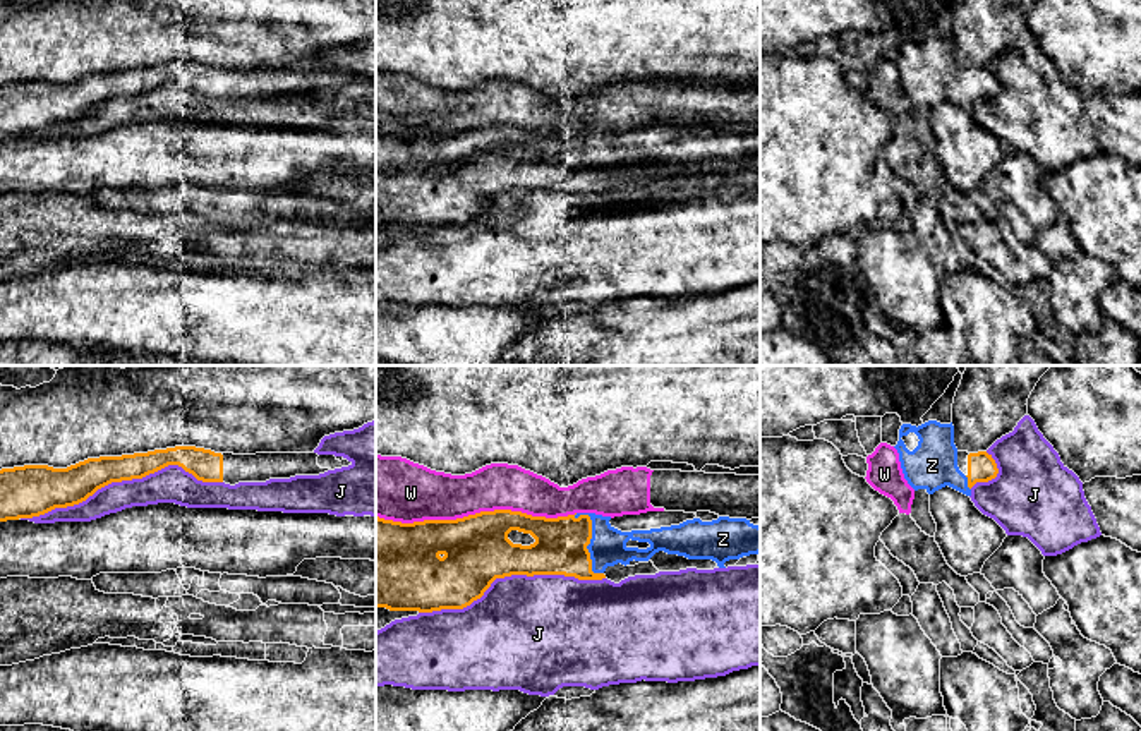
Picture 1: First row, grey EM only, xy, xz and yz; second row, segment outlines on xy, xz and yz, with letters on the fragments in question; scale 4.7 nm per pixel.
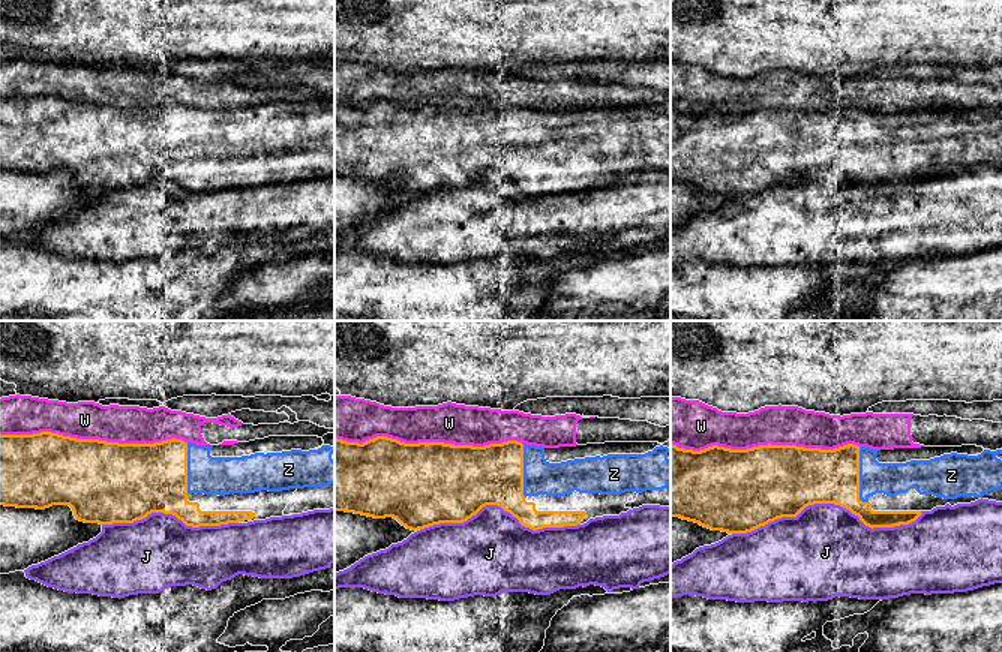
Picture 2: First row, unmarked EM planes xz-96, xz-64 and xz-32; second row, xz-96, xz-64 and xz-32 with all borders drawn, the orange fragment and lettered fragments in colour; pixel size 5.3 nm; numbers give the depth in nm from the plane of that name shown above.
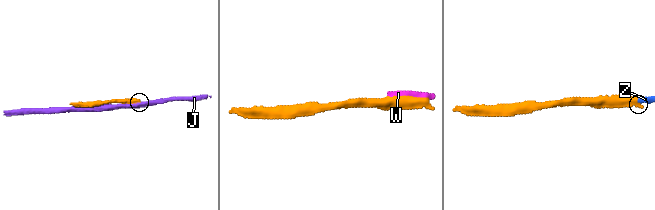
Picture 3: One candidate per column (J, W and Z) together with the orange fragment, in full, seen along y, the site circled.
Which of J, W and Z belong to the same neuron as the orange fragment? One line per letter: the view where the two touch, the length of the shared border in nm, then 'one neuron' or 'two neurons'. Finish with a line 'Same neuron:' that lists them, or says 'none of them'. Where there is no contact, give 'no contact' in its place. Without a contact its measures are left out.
J: meets orange in xy; contact 950 nm long; two neurons
W: meets orange in xz; contact 950 nm long; two neurons
Z: meets orange in xz; contact 320 nm long; one neuron
Same neuron: Z

